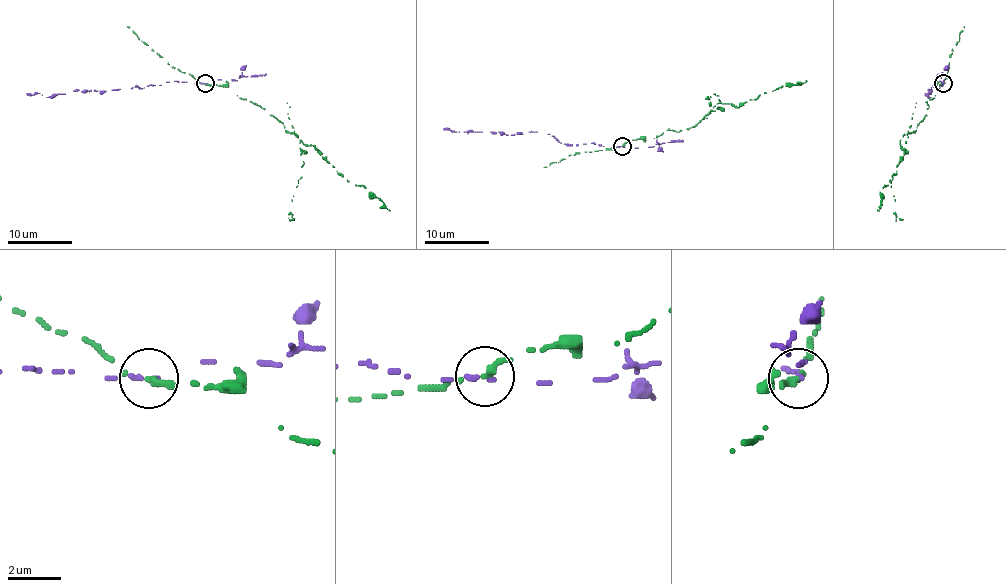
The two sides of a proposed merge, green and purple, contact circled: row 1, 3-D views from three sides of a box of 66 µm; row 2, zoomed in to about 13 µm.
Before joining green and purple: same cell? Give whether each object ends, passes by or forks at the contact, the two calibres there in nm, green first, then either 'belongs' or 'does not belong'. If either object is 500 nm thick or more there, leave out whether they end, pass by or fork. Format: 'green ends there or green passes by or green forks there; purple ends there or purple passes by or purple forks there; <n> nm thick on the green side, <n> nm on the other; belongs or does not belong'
green ends there; purple ends there; 320 nm thick on the green side, 180 nm on the other; does not belong

